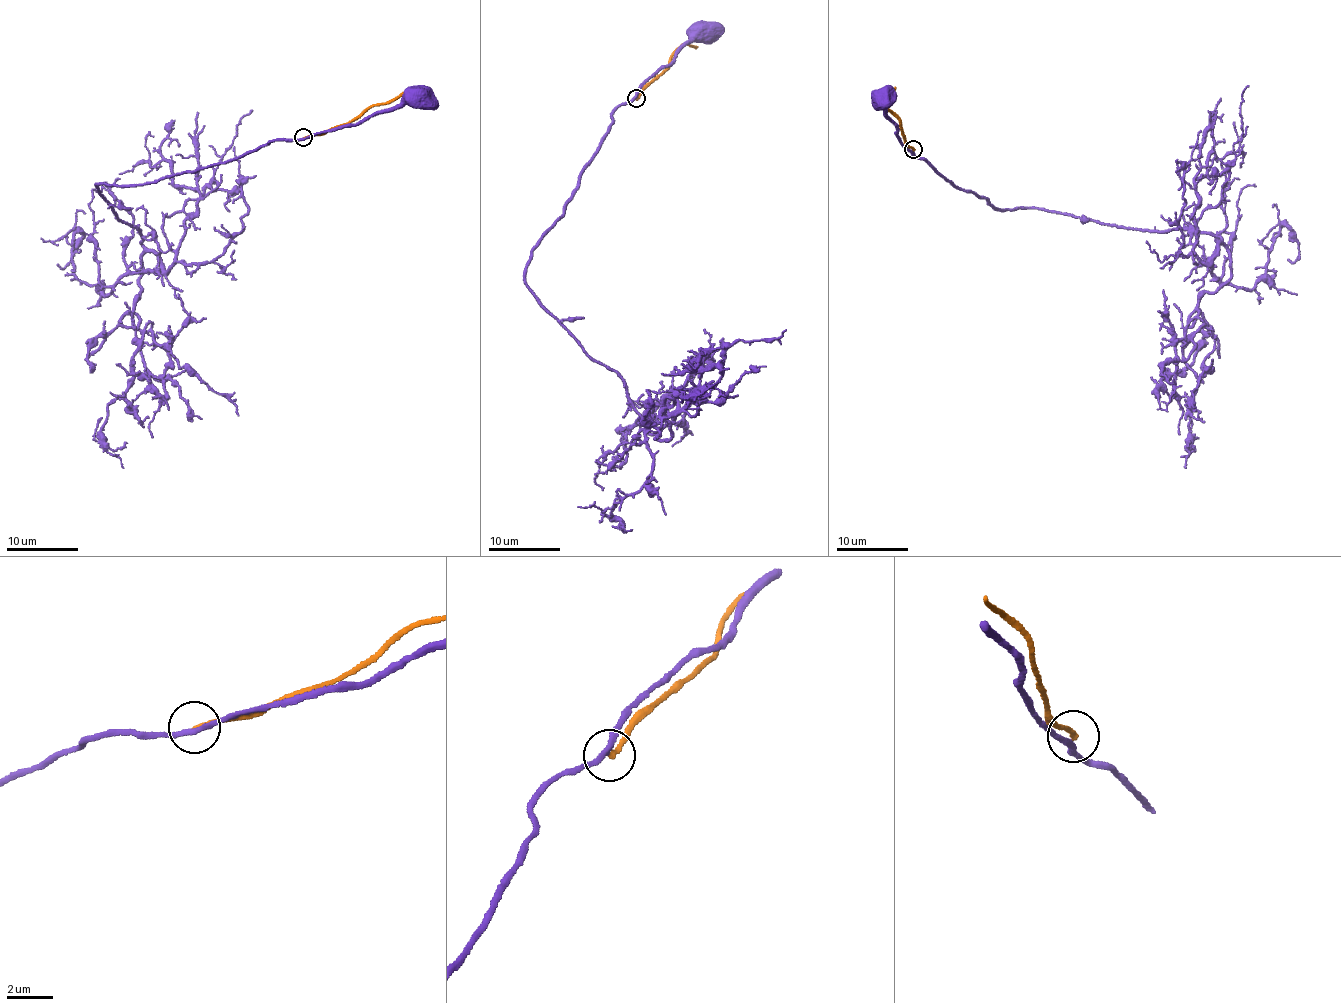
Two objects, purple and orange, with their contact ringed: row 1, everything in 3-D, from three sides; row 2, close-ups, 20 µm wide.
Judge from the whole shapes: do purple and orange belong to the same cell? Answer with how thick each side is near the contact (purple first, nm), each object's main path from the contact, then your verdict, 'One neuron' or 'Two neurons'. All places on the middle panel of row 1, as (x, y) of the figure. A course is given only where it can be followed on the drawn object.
Thickness 220 nm (purple) against 190 nm. Course of purple: (636, 98), (643, 83), (668, 66), (701, 30). Course of orange: (635, 98), (664, 73), (680, 46), (697, 47). Two neurons

